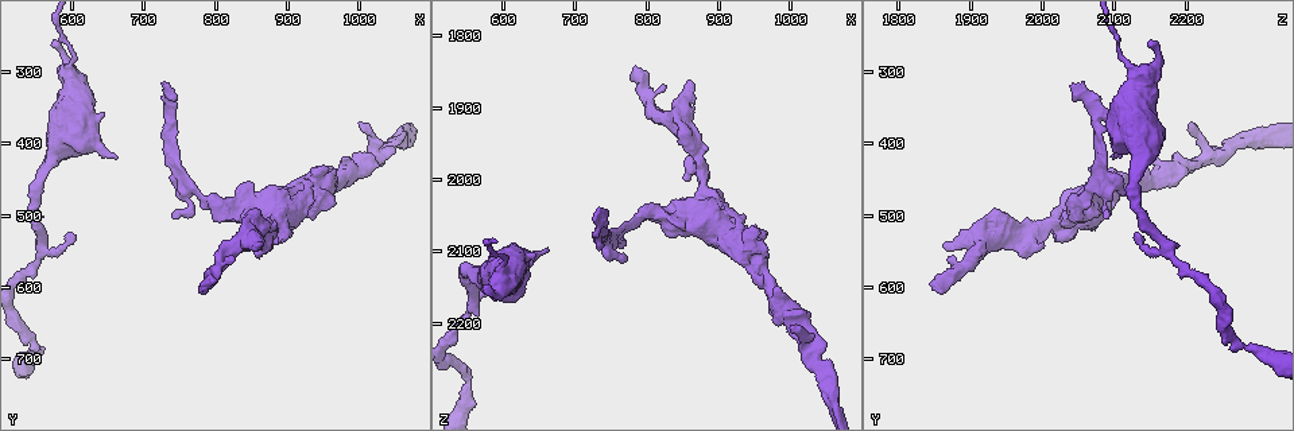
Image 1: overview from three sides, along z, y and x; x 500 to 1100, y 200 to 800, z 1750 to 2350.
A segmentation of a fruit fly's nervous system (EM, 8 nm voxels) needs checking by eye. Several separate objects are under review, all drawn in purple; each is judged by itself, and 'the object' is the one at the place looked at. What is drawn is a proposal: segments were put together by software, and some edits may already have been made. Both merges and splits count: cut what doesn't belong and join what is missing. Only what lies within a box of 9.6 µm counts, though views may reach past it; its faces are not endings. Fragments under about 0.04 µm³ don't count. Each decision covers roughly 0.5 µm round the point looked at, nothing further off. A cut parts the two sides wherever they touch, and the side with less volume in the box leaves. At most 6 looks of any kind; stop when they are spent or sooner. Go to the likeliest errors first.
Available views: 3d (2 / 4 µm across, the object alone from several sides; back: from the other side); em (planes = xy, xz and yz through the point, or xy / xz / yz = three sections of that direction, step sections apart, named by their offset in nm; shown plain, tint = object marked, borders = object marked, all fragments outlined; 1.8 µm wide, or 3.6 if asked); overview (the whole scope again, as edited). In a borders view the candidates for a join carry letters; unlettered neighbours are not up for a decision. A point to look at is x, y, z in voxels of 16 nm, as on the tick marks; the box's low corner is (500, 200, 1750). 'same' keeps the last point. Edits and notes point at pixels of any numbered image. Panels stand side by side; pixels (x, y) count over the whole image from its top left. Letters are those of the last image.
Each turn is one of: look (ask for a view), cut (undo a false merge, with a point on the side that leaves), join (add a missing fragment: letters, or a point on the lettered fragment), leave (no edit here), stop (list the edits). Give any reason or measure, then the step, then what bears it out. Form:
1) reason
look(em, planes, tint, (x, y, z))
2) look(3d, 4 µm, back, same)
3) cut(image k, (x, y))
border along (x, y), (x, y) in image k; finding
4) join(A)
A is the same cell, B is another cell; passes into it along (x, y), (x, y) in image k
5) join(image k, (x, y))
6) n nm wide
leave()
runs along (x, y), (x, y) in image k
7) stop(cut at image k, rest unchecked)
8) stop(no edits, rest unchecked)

look(3d, 4 µm, (780, 595, 1845))

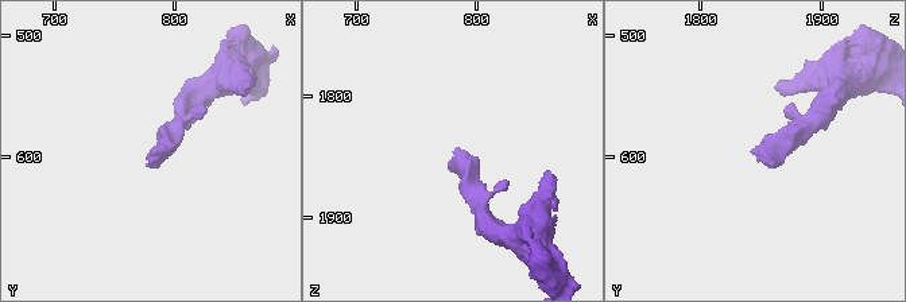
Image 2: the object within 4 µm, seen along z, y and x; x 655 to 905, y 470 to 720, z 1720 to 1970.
shape alone is not enough
look(em, xy, step 4, tint, (780, 600, 1846))

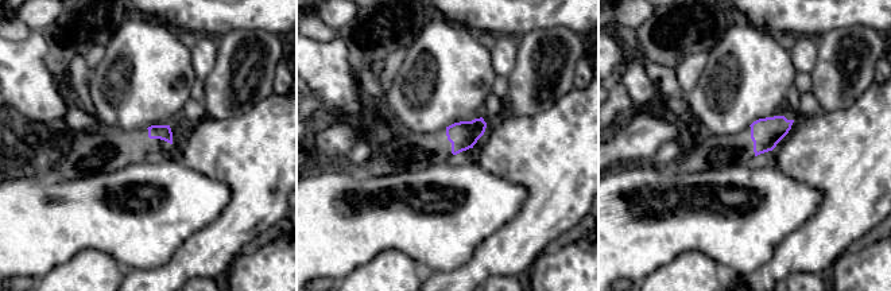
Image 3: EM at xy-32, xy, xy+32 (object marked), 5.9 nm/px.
another direction
look(em, planes, borders, same)

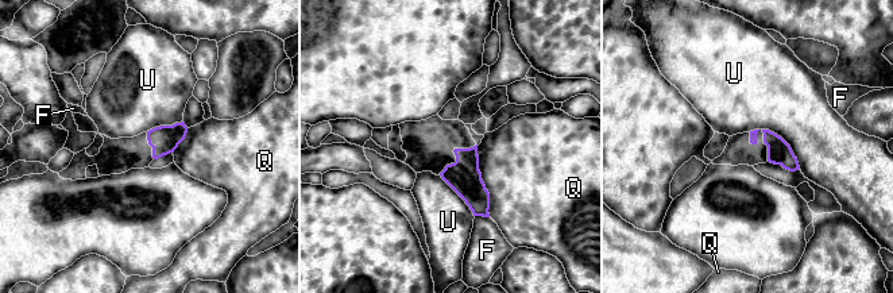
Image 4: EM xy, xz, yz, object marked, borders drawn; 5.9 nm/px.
leave()
F, Q and U are other cells; border along (762, 128), (789, 146), (800, 168) in image 4; none of them fits

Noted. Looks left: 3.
thin end
look(3d, 4 µm, (735, 315, 2040))

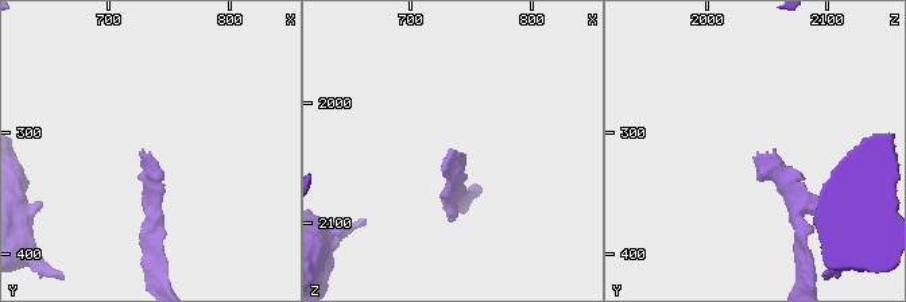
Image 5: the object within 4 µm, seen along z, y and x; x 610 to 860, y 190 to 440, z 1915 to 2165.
now the EM
look(em, planes, borders, (734, 314, 2042))

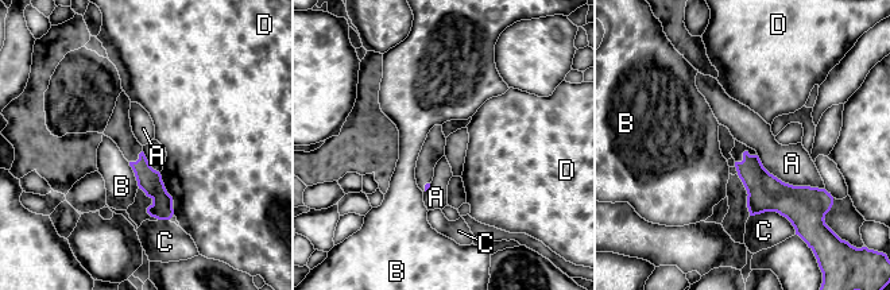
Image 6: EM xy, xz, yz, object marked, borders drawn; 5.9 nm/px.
leave()
A, B, C and D are other cells; runs along (142, 158), (142, 170), (166, 216) in image 6; none of them fits

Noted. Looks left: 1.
stop(no edits, rest unchecked)

